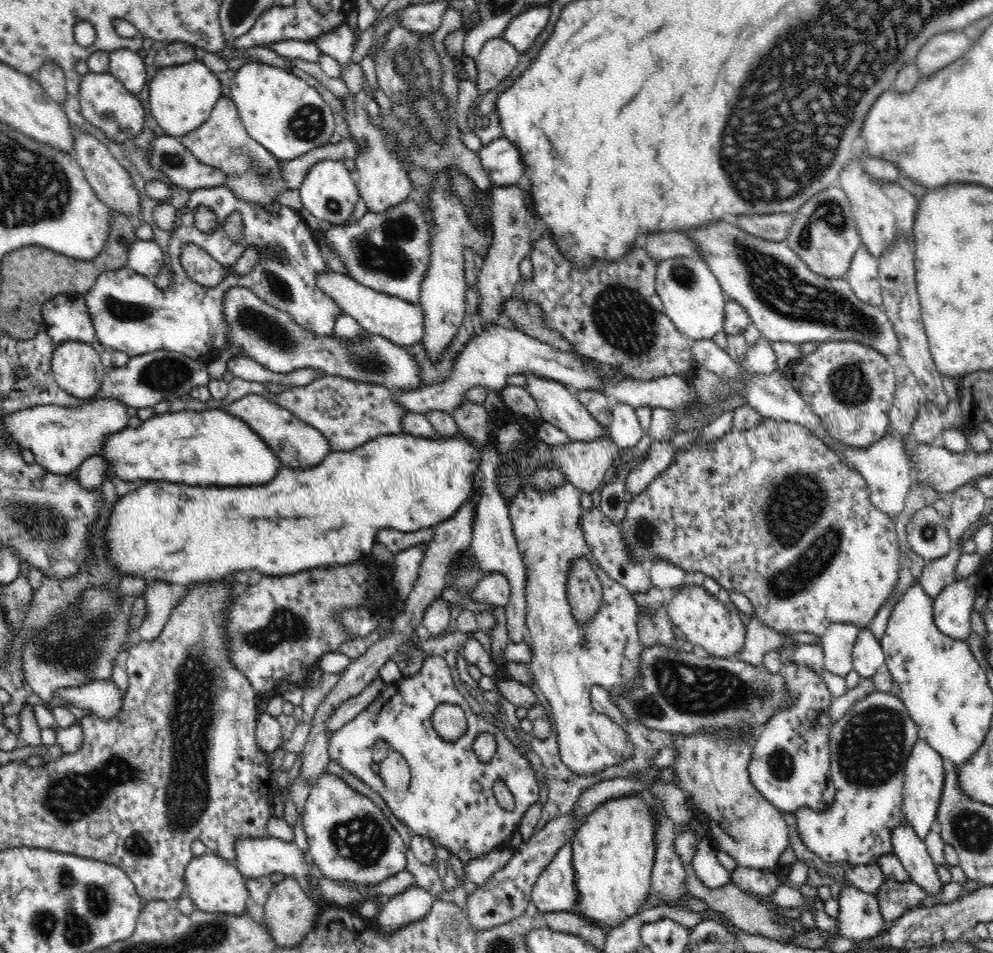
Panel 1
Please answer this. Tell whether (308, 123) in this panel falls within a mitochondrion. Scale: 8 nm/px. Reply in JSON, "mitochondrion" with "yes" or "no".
{"mitochondrion":"yes"}

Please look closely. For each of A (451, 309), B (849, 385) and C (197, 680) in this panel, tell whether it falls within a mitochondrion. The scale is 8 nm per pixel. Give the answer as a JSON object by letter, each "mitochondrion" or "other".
{"A":"other","B":"mitochondrion","C":"mitochondrion"}

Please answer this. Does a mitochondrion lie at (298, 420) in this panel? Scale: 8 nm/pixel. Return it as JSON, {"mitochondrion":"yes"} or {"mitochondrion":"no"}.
{"mitochondrion":"no"}

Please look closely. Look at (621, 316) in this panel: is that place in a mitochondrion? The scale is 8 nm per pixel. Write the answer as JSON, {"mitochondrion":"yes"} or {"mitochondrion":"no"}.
{"mitochondrion":"yes"}

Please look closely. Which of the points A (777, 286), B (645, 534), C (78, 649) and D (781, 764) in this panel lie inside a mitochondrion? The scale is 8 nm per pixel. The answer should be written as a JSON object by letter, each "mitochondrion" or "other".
{"A":"mitochondrion","B":"mitochondrion","C":"mitochondrion","D":"mitochondrion"}

